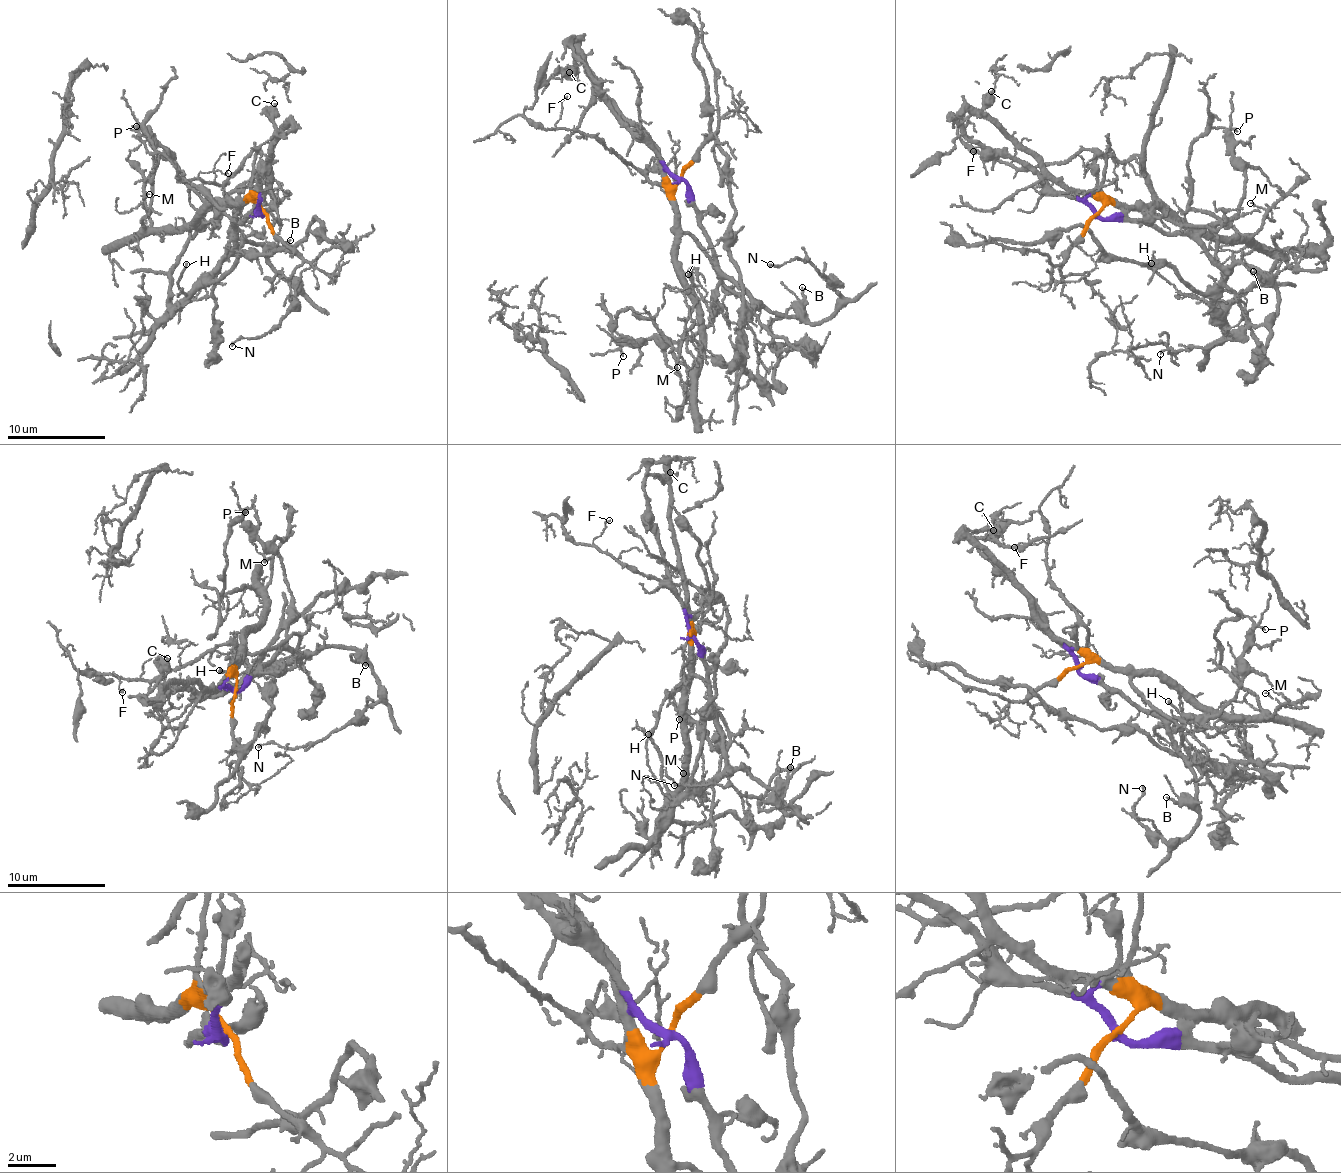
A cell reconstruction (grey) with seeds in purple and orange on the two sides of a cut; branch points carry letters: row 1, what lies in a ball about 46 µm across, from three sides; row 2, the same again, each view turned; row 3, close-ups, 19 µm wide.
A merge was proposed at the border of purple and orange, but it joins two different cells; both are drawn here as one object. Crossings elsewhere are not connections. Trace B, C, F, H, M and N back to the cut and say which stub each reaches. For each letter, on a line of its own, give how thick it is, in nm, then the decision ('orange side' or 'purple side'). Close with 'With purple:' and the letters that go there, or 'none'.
B: 150 nm thick; purple side
C: 460 nm thick; purple side
F: 120 nm thick; orange side
H: 140 nm thick; purple side
M: 100 nm thick; orange side
N: 120 nm thick; purple side
With purple: B, C, H, N

